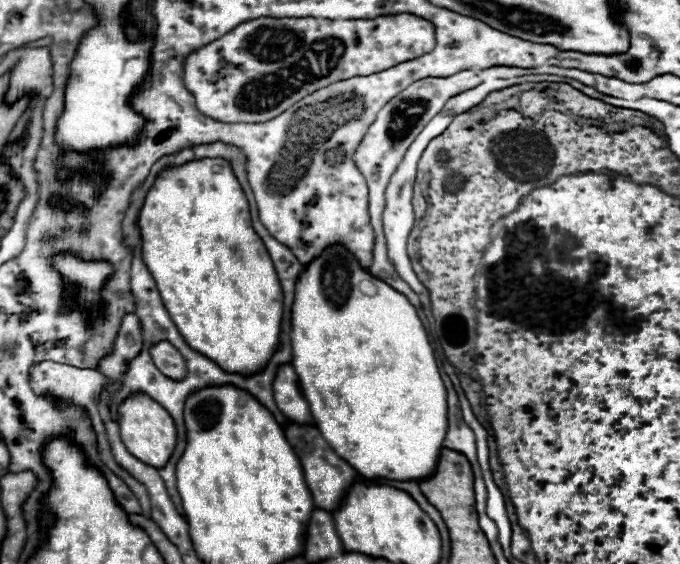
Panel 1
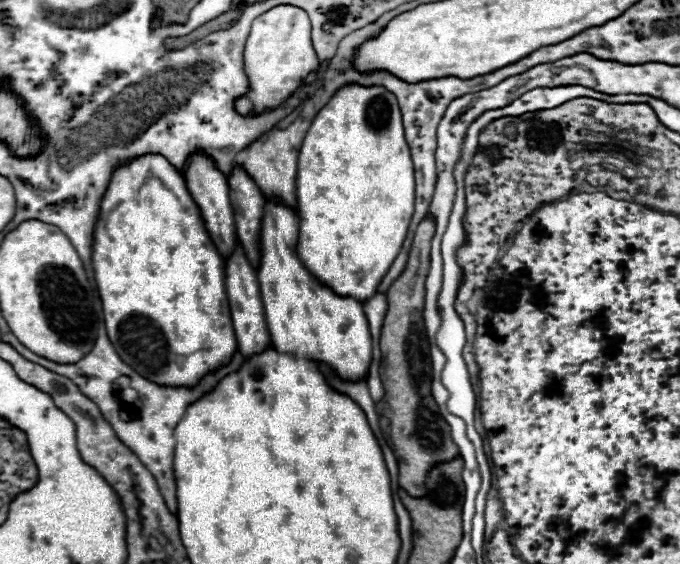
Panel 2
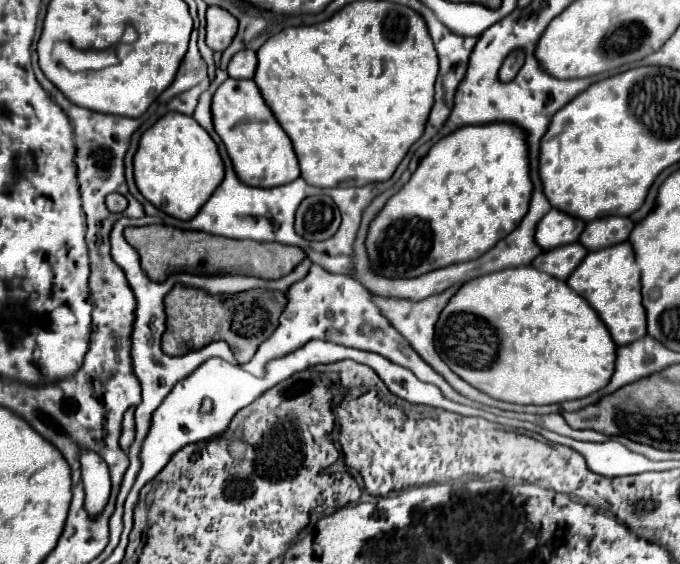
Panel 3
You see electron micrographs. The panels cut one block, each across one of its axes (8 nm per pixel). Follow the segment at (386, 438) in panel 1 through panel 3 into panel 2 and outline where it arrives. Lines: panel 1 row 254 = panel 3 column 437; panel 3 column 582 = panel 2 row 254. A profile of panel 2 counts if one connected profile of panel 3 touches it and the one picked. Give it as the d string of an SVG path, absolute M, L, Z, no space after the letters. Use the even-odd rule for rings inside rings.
M348 84L342 86L332 100L316 114L312 120L304 140L302 148L298 154L298 180L296 180L296 198L298 198L298 216L300 216L300 236L298 236L298 254L302 262L308 266L310 274L314 274L322 284L330 286L336 294L340 296L352 296L360 302L372 298L376 294L376 288L382 280L382 276L388 272L392 266L392 260L398 256L404 236L408 232L410 218L414 214L414 164L410 158L410 148L404 138L404 124L402 124L402 112L398 106L398 100L392 92L388 92L384 86L358 86L358 84Z

